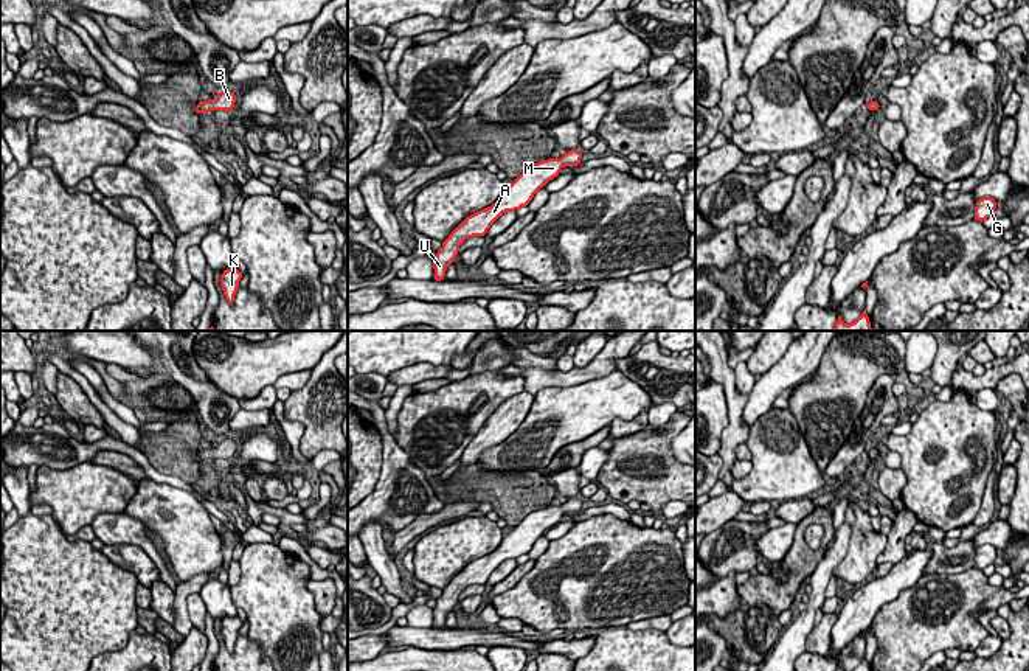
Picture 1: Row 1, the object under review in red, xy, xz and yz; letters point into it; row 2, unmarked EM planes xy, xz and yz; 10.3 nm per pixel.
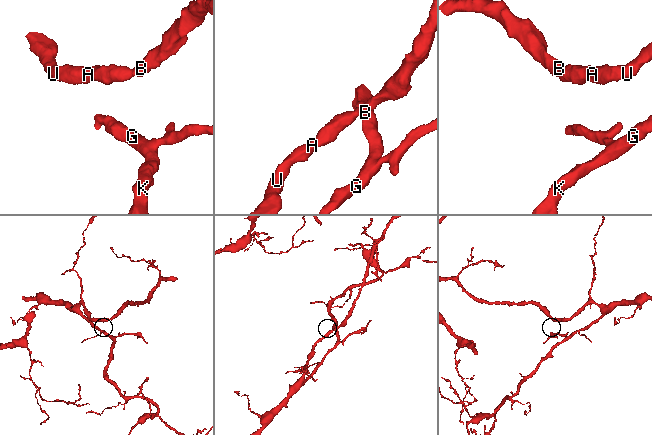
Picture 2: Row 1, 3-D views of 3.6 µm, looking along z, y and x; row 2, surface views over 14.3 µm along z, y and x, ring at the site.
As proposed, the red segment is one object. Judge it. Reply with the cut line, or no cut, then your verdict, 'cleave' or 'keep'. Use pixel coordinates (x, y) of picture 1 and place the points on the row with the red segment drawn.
no cut | keep

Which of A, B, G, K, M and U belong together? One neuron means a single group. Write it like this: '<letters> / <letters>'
A B G K M U

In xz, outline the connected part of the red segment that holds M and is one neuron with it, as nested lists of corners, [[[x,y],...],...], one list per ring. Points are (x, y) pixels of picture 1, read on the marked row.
[[[570,149],[563,152],[560,158],[546,158],[539,163],[528,166],[511,185],[508,185],[500,199],[467,216],[450,235],[442,241],[442,247],[436,252],[433,261],[435,281],[445,280],[445,270],[455,262],[459,255],[459,245],[473,236],[484,236],[490,225],[506,211],[517,211],[521,207],[528,207],[534,194],[543,188],[549,180],[556,179],[563,166],[579,166],[582,152]]]

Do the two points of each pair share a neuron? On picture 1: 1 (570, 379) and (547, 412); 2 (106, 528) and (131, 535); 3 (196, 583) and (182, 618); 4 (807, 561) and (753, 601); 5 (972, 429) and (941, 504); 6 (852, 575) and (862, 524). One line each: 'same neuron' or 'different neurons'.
1: different neurons
2: same neuron
3: same neuron
4: same neuron
5: same neuron
6: same neuron

